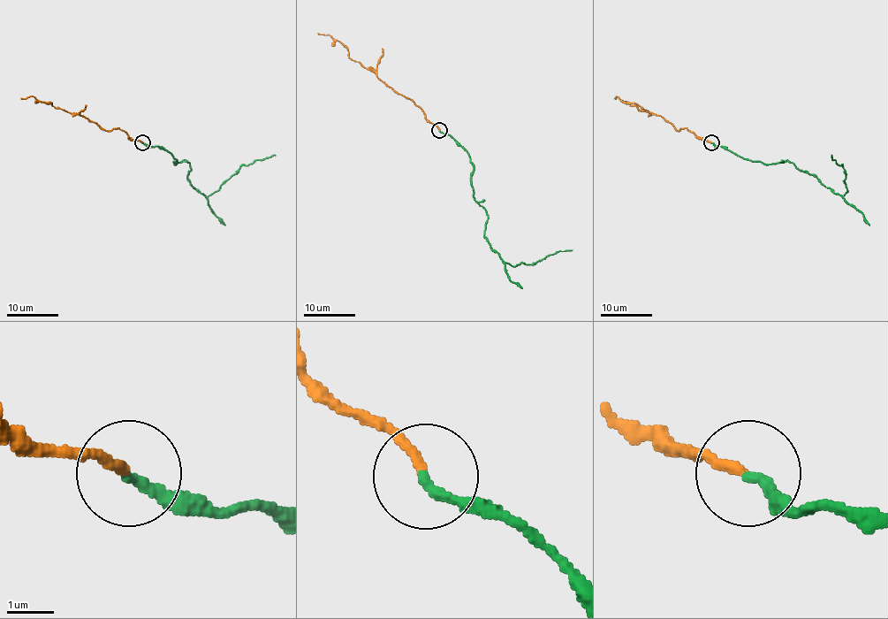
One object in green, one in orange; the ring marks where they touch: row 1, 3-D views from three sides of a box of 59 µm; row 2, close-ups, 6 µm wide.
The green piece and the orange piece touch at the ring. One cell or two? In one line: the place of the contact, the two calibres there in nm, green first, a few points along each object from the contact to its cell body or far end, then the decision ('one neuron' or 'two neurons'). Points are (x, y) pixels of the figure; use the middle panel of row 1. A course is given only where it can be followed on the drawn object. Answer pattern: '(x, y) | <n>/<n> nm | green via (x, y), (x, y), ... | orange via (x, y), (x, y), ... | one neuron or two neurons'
(439, 130) | 240/200 nm | green via (440, 130), (472, 162), (474, 197), (488, 217), (485, 239), (503, 261), (535, 264), (572, 250) | orange via (440, 130), (415, 103), (352, 60), (348, 49), (338, 42), (330, 35), (318, 33) | two neurons

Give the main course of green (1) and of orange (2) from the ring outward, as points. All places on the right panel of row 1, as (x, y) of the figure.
1: (711, 142), (759, 162), (778, 164), (787, 159), (842, 195), (846, 192), (846, 170), (831, 155)
2: (711, 142), (685, 128), (678, 130), (659, 116), (614, 97)

